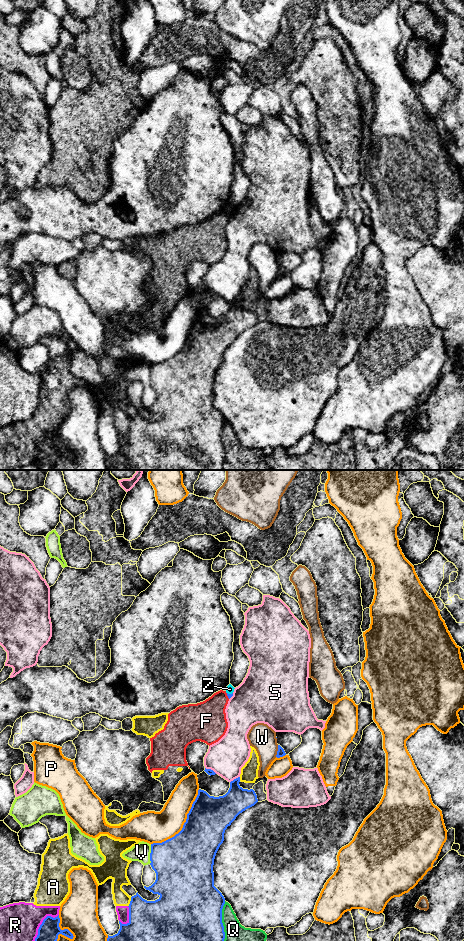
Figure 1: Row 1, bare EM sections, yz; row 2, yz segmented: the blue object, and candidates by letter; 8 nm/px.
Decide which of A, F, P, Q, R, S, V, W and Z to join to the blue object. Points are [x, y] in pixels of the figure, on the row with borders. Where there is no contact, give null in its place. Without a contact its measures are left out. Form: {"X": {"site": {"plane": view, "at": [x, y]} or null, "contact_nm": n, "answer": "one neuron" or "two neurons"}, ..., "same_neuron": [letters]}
{"A": {"site": {"plane": "yz", "at": [130, 902]}, "contact_nm": 80, "answer": "two neurons"}, "F": {"site": {"plane": "yz", "at": [227, 695]}, "contact_nm": 50, "answer": "two neurons"}, "P": {"site": {"plane": "yz", "at": [184, 824]}, "contact_nm": 600, "answer": "two neurons"}, "Q": {"site": {"plane": "yz", "at": [221, 921]}, "contact_nm": 320, "answer": "two neurons"}, "R": {"site": {"plane": "yz", "at": [42, 923]}, "contact_nm": 300, "answer": "two neurons"}, "S": {"site": {"plane": "yz", "at": [234, 779]}, "contact_nm": 90, "answer": "two neurons"}, "V": {"site": {"plane": "yz", "at": [150, 854]}, "contact_nm": 150, "answer": "two neurons"}, "W": {"site": {"plane": "yz", "at": [277, 751]}, "contact_nm": 100, "answer": "two neurons"}, "Z": {"site": {"plane": "yz", "at": [230, 694]}, "contact_nm": 50, "answer": "two neurons"}, "same_neuron": []}

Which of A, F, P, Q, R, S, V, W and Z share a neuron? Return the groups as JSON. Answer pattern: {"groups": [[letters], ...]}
{"groups": [["A", "F", "R"], ["P"], ["Q", "Z"], ["S"], ["V"], ["W"]]}

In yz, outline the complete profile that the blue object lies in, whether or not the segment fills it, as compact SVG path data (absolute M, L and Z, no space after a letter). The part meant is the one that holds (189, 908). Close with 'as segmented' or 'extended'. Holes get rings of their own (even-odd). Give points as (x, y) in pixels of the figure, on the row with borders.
M240 777L231 781L228 792L219 797L210 796L206 791L199 789L182 830L162 843L151 844L150 865L156 873L156 880L151 886L144 888L160 897L155 901L147 901L138 892L132 896L128 906L129 922L122 924L119 921L118 933L108 935L107 941L224 941L222 909L225 898L214 886L214 859L224 841L227 827L240 813L258 802L255 791L243 789L239 782Z; as segmented

